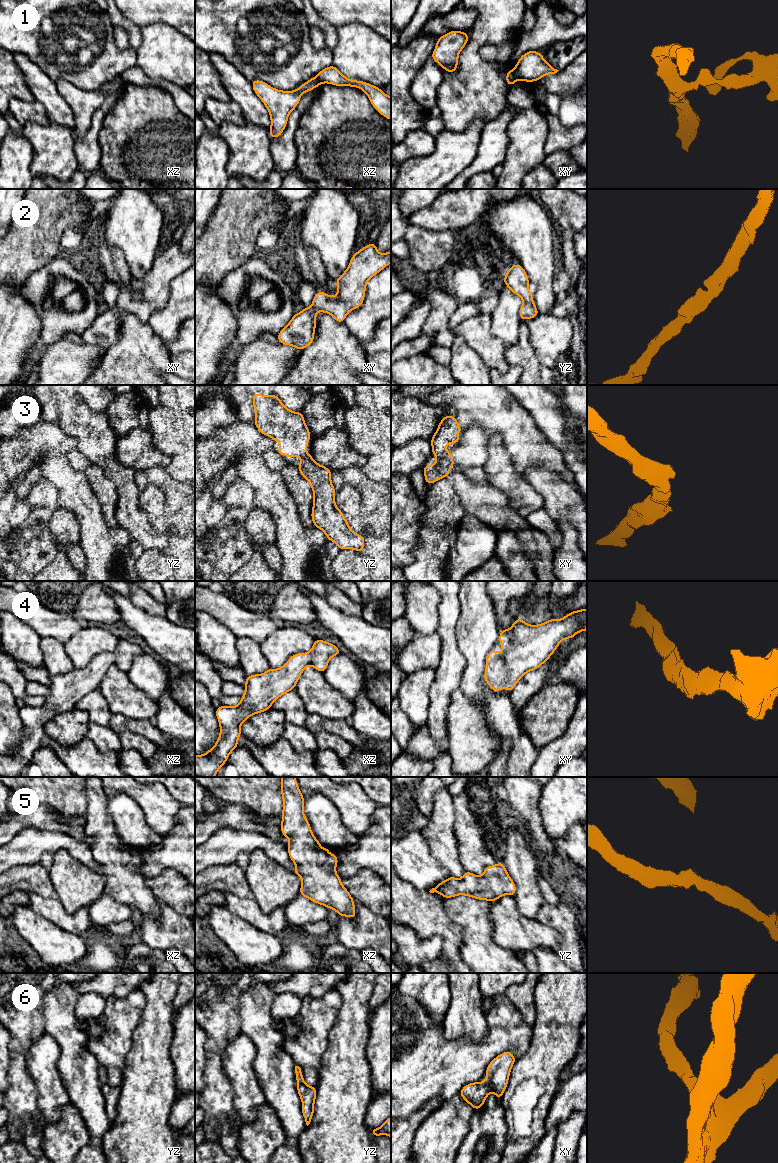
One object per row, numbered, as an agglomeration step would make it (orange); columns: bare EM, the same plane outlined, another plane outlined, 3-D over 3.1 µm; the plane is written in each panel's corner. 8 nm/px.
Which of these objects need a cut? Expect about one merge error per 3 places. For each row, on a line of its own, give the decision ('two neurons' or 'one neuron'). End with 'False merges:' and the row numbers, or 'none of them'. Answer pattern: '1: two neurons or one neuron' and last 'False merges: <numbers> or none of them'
1: two neurons
2: one neuron
3: one neuron
4: one neuron
5: one neuron
6: one neuron
False merges: 1

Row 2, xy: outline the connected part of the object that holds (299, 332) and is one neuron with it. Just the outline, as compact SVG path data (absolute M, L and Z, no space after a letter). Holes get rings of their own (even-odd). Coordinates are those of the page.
M370 243L357 251L345 272L335 279L338 284L336 296L317 292L309 308L294 314L290 322L277 335L281 344L304 350L314 340L316 314L318 311L330 314L343 323L352 309L359 308L365 297L367 281L391 263L391 251L381 254L376 243Z

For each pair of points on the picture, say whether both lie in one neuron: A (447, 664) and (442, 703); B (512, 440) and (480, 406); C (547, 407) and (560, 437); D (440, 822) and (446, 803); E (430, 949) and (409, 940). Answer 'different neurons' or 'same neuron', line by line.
A: same neuron
B: same neuron
C: same neuron
D: same neuron
E: same neuron

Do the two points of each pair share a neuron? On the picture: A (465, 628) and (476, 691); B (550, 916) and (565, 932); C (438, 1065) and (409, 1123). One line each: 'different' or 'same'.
A: same
B: same
C: different

